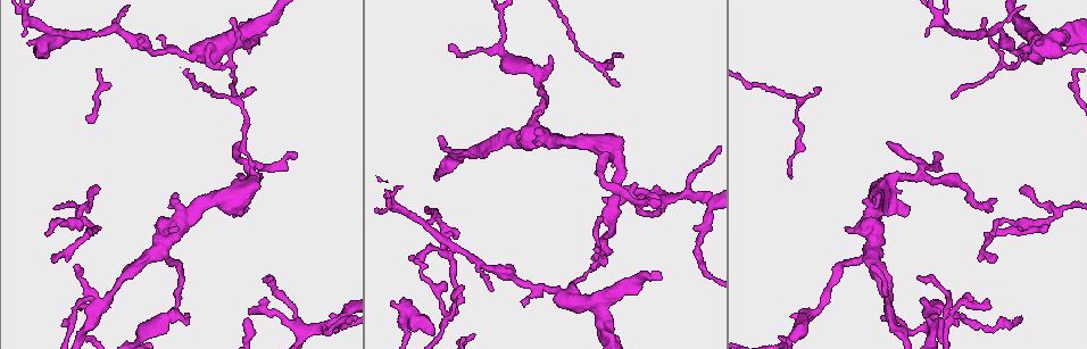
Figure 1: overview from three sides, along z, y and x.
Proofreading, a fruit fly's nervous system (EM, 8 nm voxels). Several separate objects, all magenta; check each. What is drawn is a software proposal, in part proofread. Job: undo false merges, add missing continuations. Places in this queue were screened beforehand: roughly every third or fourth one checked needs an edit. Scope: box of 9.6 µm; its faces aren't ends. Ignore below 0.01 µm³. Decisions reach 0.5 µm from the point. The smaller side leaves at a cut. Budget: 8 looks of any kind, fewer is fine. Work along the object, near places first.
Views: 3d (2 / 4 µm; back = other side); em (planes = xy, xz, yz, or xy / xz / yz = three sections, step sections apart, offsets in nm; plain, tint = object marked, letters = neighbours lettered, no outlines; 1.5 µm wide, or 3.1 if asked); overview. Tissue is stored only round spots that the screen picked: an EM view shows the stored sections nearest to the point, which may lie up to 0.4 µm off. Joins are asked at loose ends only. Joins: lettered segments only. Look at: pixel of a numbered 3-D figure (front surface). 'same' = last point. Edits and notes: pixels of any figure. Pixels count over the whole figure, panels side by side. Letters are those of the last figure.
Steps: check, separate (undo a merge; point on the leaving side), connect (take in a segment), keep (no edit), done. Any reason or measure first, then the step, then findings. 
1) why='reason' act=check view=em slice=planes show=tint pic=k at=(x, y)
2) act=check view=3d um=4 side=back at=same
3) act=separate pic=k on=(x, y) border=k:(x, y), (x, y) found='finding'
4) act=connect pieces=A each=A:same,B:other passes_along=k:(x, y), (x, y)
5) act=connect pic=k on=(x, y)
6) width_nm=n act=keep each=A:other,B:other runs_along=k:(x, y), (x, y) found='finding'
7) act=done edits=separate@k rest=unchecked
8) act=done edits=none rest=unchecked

why='free end' act=check view=3d um=2 side=back pic=1 at=(297, 154)

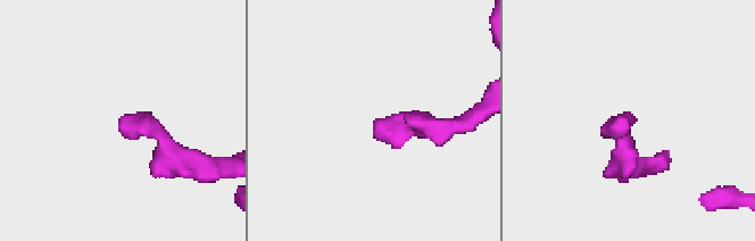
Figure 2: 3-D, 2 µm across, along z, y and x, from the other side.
act=check view=em slice=planes show=plain pic=2 at=(625, 122)

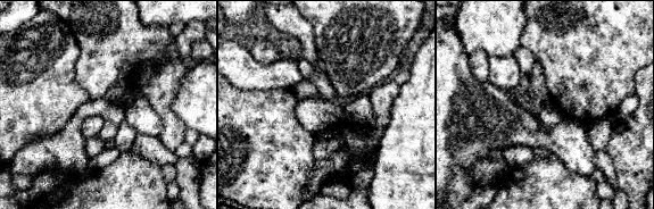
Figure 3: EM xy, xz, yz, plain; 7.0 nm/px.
act=check view=em slice=planes show=letters at=same

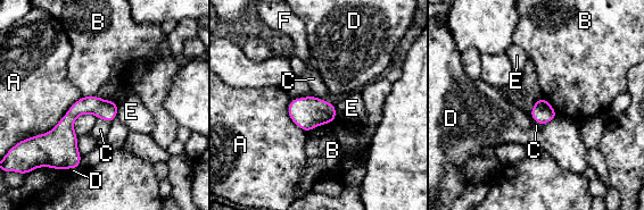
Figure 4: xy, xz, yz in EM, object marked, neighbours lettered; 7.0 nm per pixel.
longest_contact=A:440nm act=keep each=A:other,B:other,C:other,D:other,E:other,F:other found='none of them fits'

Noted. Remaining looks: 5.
why='thin end' act=check view=em slice=planes show=letters pic=1 at=(622, 57)

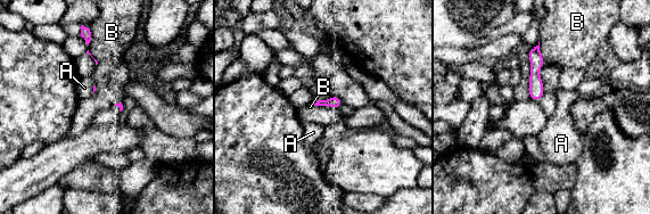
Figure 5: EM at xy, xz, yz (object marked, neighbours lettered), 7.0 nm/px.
longest_contact=B:440nm act=keep each=A:other,B:other runs_along=5:(536, 49), (535, 97) found='none of them fits'

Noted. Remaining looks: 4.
why='free end' act=check view=3d um=4 pic=1 at=(176, 195)

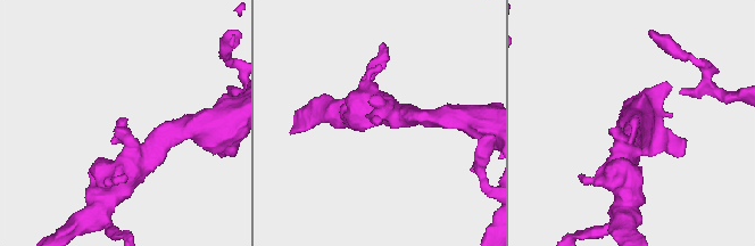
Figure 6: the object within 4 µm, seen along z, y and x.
why='shape alone is not enough' act=check view=em slice=yz step=8 show=letters pic=6 at=(636, 118)

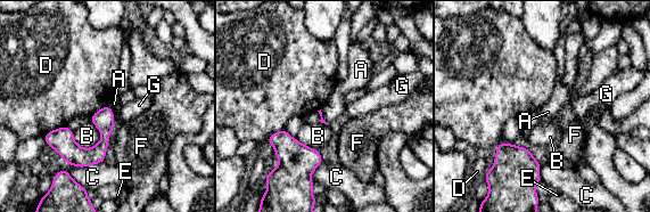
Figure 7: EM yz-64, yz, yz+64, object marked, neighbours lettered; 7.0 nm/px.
act=check view=em slice=planes show=letters at=same

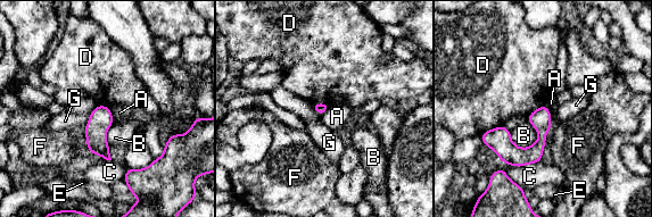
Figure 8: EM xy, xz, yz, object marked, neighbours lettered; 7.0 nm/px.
act=keep each=A:other,B:other,C:other,D:other,E:other,F:other,G:other found='no lettered segment goes on from it'

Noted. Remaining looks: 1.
act=done edits=none rest=unchecked

